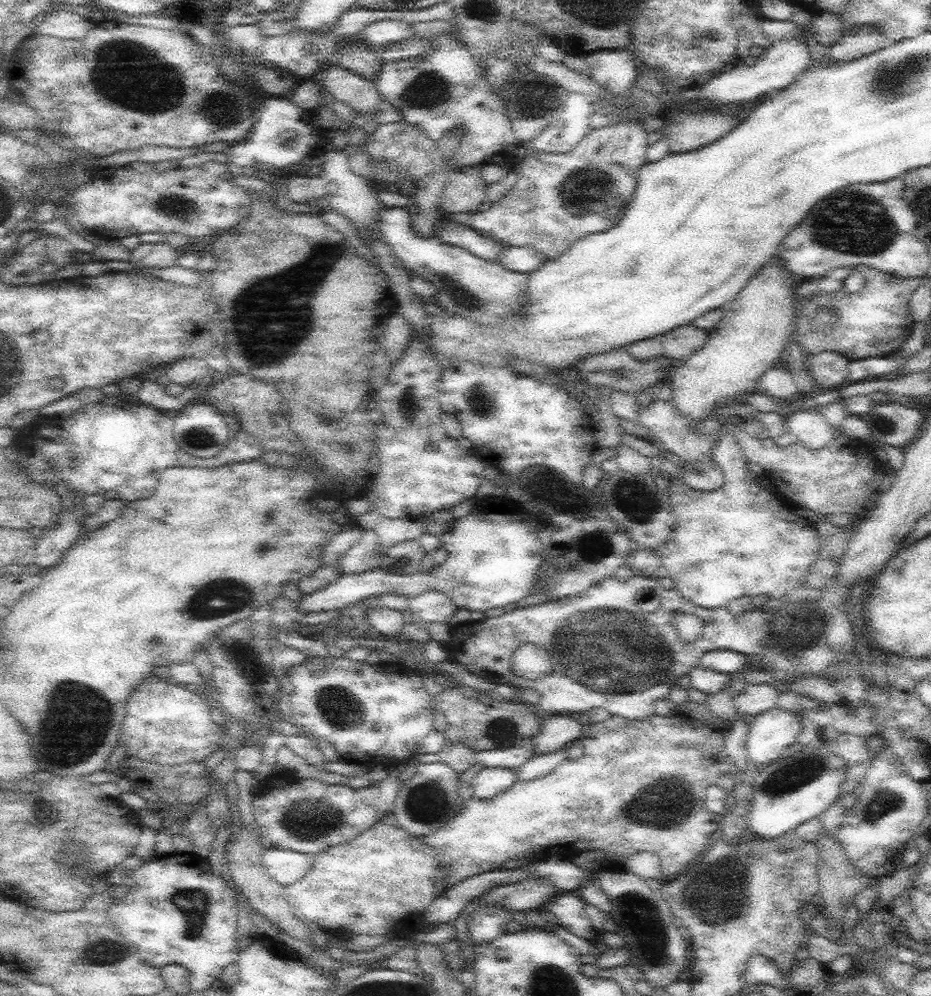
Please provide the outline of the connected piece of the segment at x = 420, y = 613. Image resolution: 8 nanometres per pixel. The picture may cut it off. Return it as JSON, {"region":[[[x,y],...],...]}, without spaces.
{"region":[[[429,591],[409,600],[407,615],[410,618],[420,618],[424,622],[446,624],[457,610],[456,604],[448,596],[437,591]]]}

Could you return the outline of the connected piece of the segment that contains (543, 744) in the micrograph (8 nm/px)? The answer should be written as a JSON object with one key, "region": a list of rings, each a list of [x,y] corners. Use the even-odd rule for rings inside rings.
{"region":[[[580,714],[552,715],[552,718],[542,722],[542,728],[534,736],[535,752],[533,753],[538,756],[567,747],[573,740],[580,738],[583,719]]]}

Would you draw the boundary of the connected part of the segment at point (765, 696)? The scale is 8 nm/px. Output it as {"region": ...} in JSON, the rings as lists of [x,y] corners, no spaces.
{"region":[[[748,682],[742,694],[734,695],[734,708],[751,719],[777,707],[779,694],[771,682]]]}

